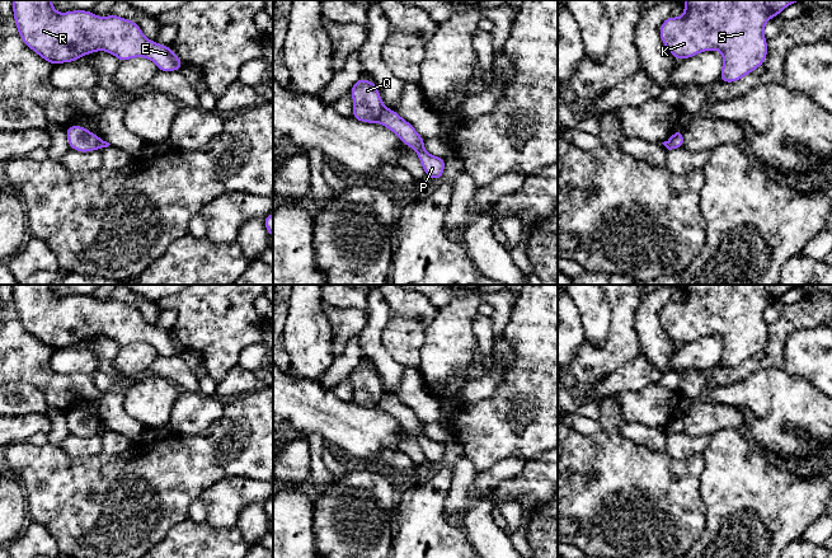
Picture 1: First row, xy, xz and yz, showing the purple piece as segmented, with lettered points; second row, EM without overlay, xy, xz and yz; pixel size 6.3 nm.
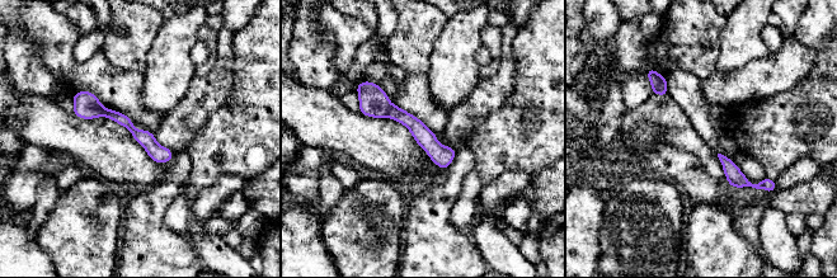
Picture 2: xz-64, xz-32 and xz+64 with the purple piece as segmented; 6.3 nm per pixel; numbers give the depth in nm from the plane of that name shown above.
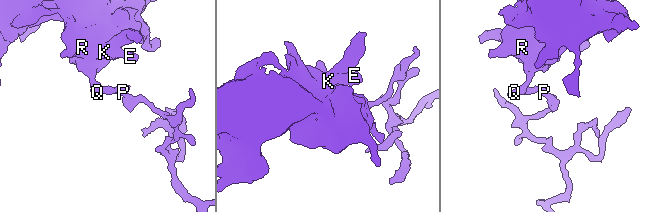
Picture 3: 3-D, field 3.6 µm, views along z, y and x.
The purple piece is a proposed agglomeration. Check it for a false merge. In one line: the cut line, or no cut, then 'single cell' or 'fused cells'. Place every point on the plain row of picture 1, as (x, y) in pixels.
cut in xz along (385, 393), (376, 406); fused cells

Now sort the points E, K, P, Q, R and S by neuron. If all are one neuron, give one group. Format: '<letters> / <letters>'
E K Q R S / P

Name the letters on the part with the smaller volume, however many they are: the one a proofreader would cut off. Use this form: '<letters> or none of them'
P

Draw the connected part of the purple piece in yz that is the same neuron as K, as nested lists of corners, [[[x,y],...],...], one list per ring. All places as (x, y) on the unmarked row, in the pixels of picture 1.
[[[686,285],[680,303],[668,301],[659,311],[661,325],[678,344],[704,336],[718,334],[723,339],[719,365],[735,367],[758,353],[767,342],[766,308],[791,290],[803,285]]]

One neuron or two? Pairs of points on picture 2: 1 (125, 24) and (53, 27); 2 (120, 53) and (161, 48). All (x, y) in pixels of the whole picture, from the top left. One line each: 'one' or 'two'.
1: two
2: two

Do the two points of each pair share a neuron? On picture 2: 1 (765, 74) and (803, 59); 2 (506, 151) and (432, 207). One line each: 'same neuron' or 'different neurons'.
1: same neuron
2: different neurons

